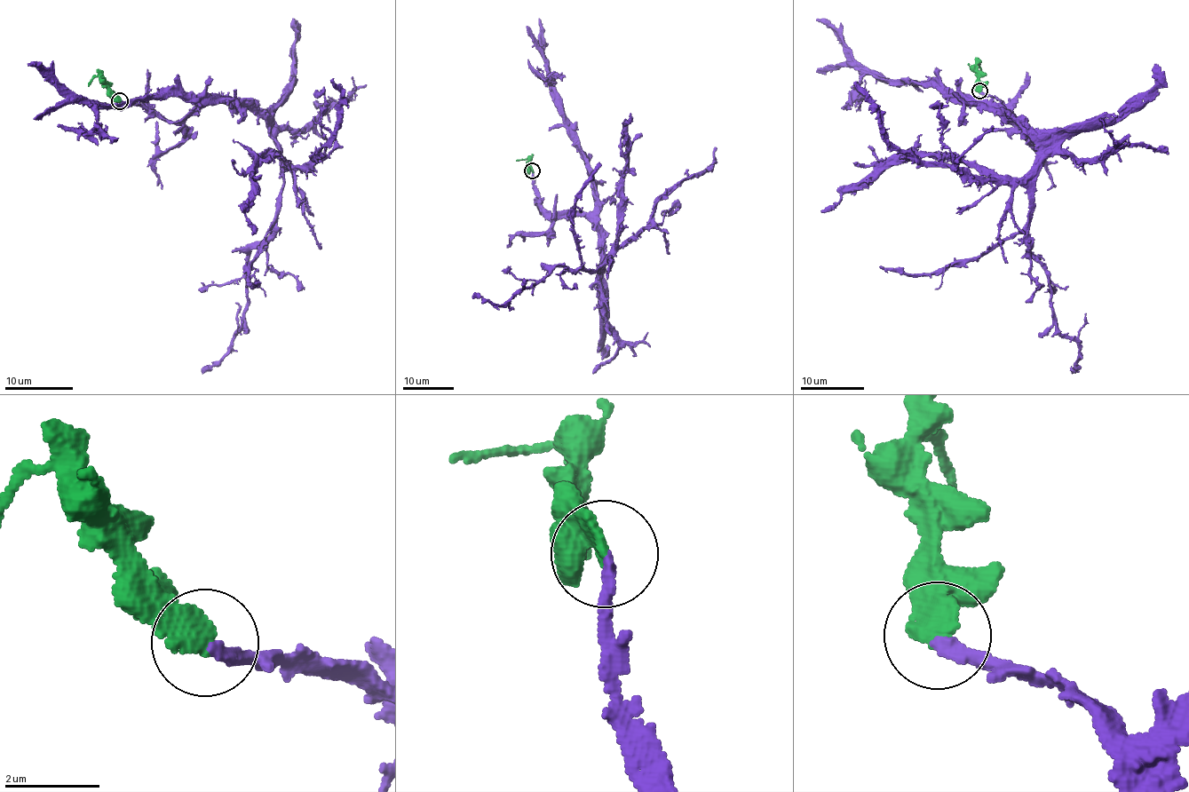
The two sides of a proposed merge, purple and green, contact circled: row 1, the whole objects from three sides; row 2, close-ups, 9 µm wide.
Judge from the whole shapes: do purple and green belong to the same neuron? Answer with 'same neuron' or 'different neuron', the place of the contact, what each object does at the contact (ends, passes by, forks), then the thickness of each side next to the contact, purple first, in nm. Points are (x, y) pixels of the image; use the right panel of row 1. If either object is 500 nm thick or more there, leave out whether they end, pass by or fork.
same neuron | (979, 91) | purple ends | green ends | 240/360 nm

